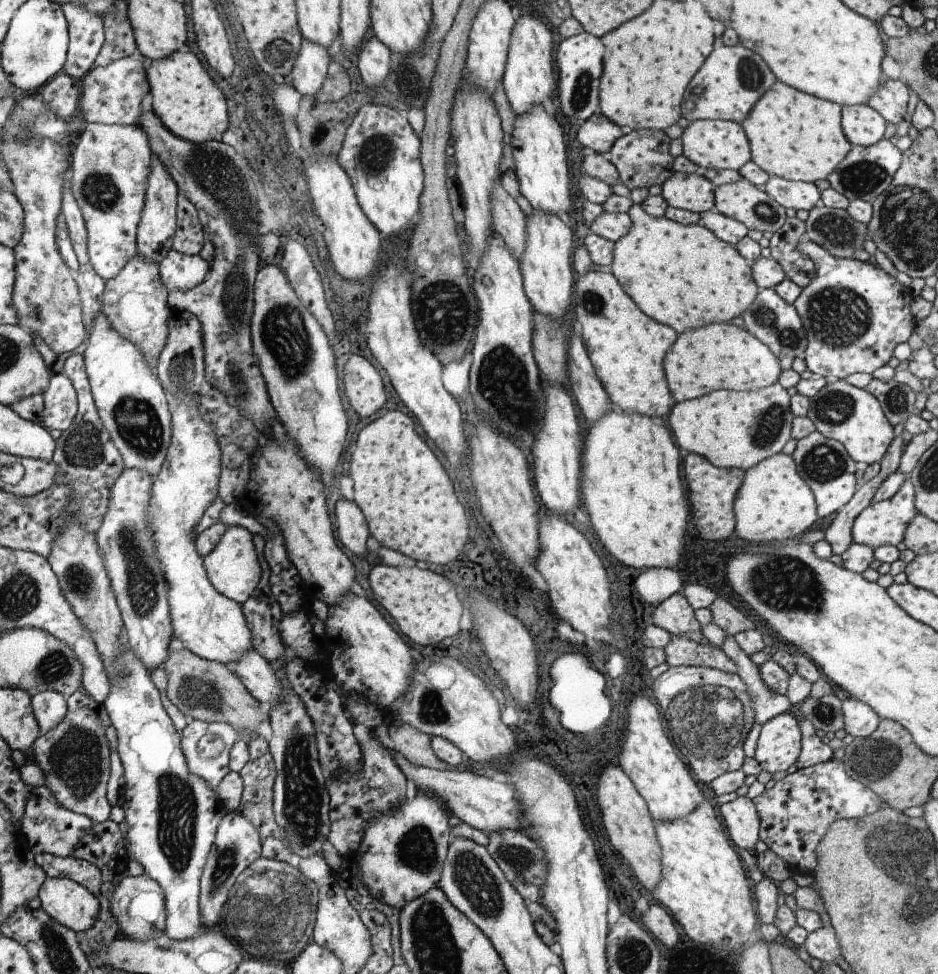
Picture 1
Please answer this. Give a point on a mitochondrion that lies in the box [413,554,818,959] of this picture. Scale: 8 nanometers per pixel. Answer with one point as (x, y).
(708, 719)

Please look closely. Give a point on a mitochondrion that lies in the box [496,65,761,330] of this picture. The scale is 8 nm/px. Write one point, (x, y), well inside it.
(580, 96)

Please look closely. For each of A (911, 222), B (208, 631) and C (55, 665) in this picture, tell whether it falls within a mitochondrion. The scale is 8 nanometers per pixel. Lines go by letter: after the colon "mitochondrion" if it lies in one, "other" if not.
A: mitochondrion
B: other
C: mitochondrion

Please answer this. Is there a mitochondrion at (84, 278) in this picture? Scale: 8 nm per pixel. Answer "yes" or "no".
no

